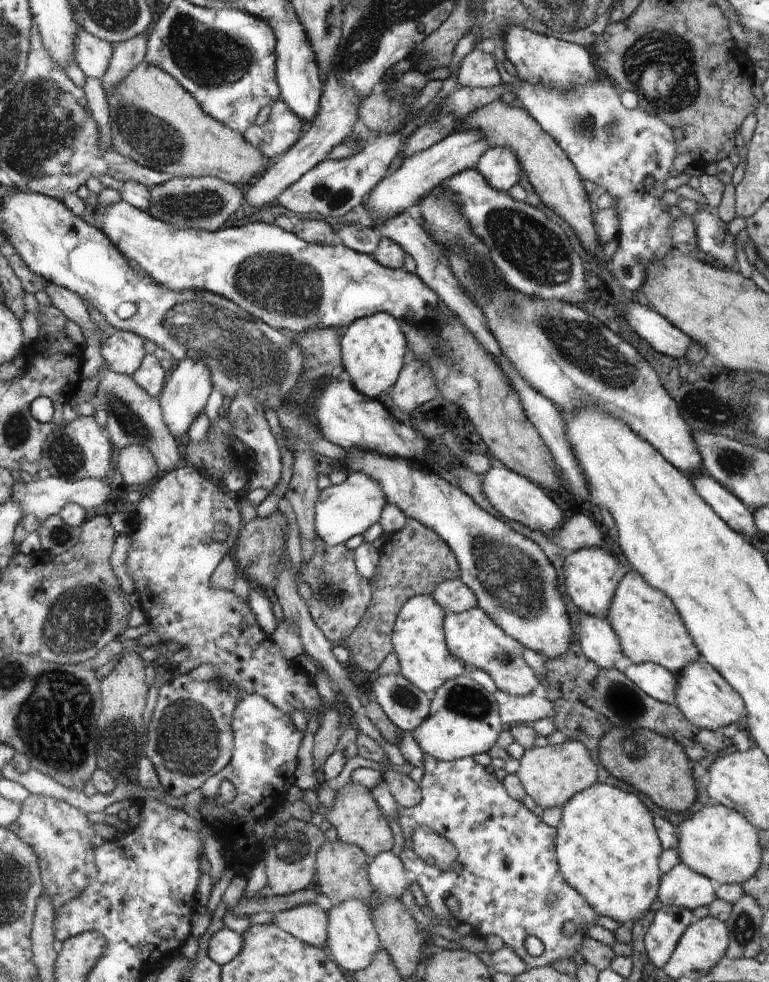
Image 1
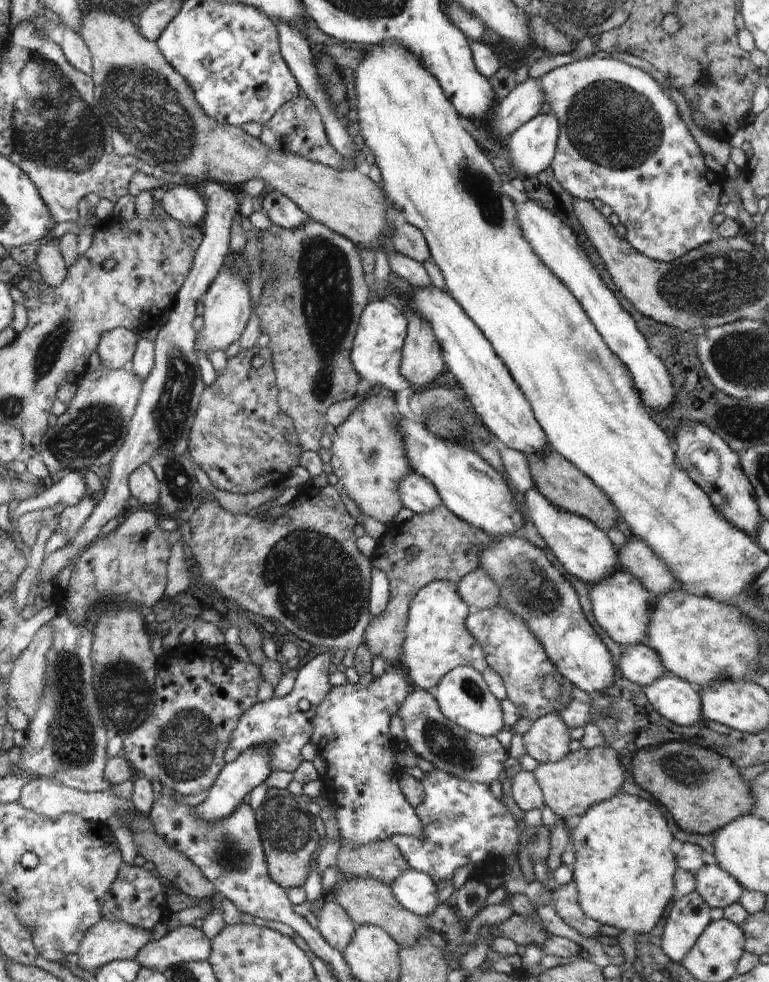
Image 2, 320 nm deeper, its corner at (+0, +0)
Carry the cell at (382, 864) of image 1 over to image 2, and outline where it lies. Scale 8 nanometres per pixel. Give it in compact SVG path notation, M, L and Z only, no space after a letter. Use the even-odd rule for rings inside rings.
M402 872L392 882L391 892L404 908L417 916L428 916L439 906L437 886L424 872Z

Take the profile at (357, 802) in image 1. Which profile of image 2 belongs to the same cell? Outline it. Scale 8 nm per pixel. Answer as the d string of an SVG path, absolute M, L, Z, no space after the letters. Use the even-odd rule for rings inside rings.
M391 839L376 840L356 848L342 846L337 864L345 876L372 876L390 886L408 868L403 853Z

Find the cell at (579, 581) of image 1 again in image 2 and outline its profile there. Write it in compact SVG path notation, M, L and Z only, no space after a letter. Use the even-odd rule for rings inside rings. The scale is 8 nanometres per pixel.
M621 569L620 572L616 572L616 576L612 576L612 580L602 580L598 584L592 584L589 591L588 598L592 602L592 611L596 622L614 642L621 646L646 645L648 624L650 624L656 598L640 584L636 576Z

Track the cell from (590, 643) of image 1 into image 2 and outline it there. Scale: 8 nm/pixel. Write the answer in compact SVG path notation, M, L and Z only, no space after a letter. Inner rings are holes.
M628 644L621 647L620 670L627 680L643 688L667 673L664 664L660 662L660 656L652 648L642 644Z

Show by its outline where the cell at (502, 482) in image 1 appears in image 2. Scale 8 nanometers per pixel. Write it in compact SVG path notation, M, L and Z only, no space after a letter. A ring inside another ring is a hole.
M535 487L528 490L525 495L528 516L542 536L542 540L548 544L548 548L568 574L582 580L590 588L592 584L602 582L604 578L608 578L614 572L614 568L618 564L618 552L614 550L610 538L602 530L594 528L594 524L590 520L582 518L578 514L558 510Z

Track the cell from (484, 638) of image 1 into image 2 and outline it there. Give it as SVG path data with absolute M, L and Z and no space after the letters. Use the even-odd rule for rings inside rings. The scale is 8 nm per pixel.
M501 604L493 608L471 610L466 623L468 632L479 642L480 648L487 654L487 663L494 668L504 682L507 700L518 706L520 717L536 721L542 716L557 711L566 706L573 698L573 685L565 680L555 664L548 660L547 652L544 652L542 644L536 640L531 628L520 616L512 614L510 610ZM546 676L552 676L560 688L562 694L558 700L548 700L542 694L542 682Z

